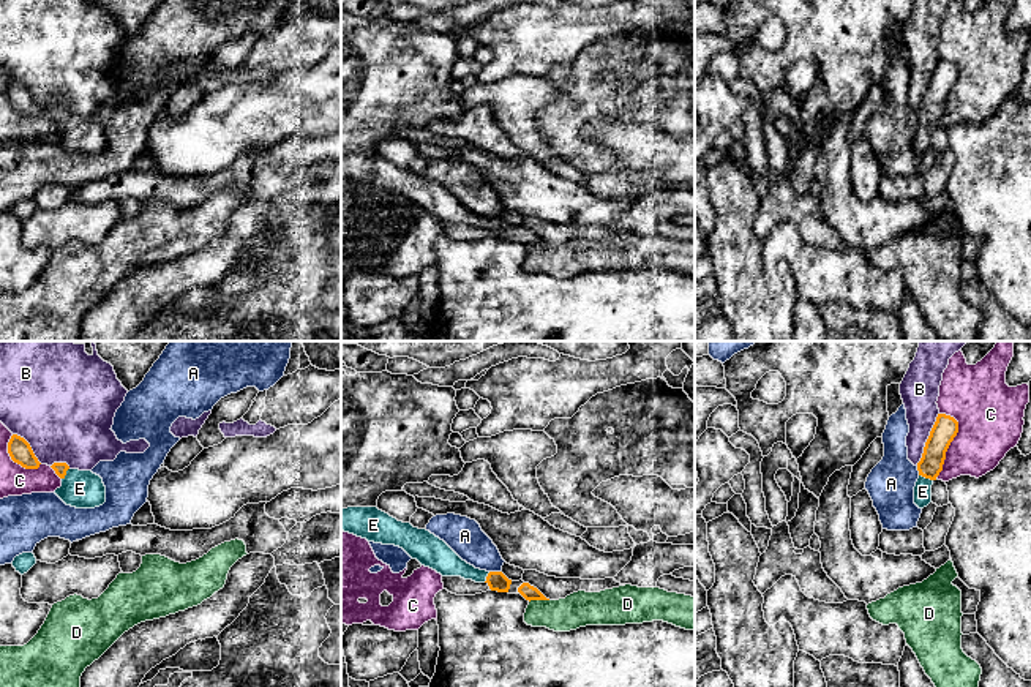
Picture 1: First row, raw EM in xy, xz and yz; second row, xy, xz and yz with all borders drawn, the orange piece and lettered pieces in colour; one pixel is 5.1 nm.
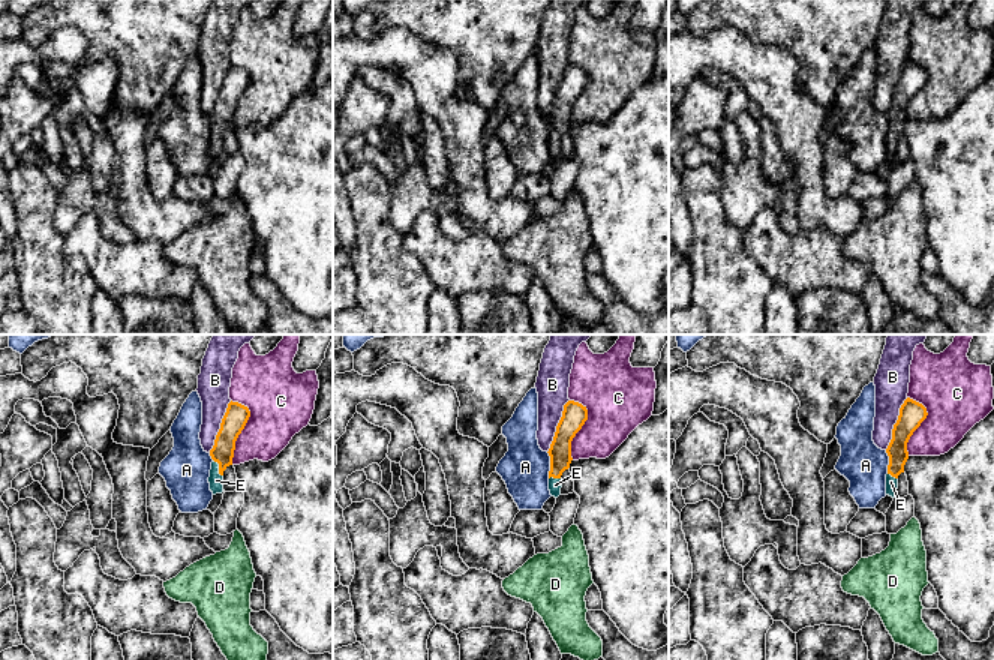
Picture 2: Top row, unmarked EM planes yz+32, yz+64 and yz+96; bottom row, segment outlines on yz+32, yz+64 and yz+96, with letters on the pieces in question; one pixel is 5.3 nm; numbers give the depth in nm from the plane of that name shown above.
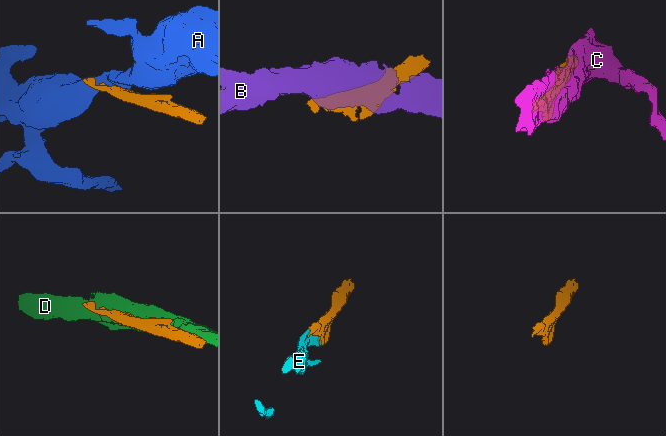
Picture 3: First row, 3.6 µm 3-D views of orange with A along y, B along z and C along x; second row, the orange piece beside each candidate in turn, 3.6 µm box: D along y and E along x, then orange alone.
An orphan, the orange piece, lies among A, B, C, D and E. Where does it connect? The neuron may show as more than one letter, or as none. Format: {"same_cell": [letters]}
{"same_cell": ["E"]}

